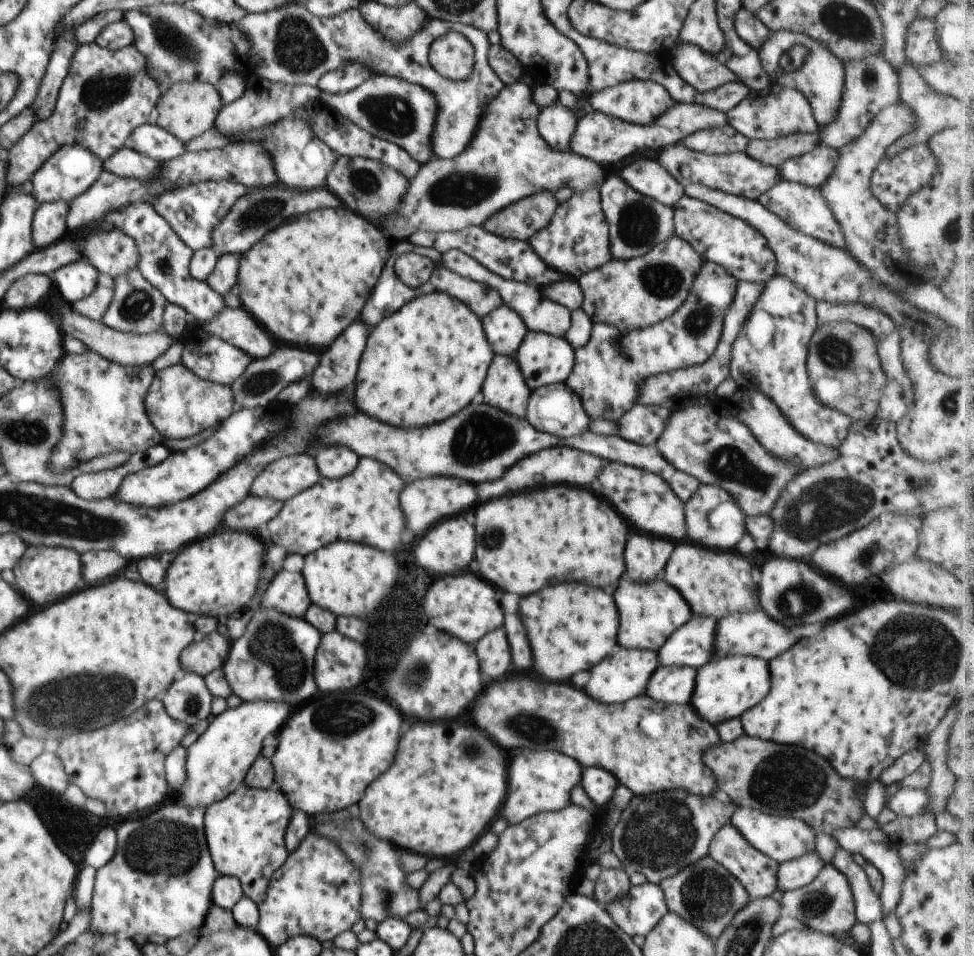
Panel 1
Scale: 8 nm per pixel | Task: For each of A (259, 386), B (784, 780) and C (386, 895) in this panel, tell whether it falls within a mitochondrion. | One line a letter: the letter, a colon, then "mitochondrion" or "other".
A: mitochondrion
B: mitochondrion
C: mitochondrion

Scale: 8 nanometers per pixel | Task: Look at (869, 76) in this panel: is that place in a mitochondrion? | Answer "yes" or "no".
yes

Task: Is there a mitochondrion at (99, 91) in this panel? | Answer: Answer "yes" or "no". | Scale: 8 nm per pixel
yes

